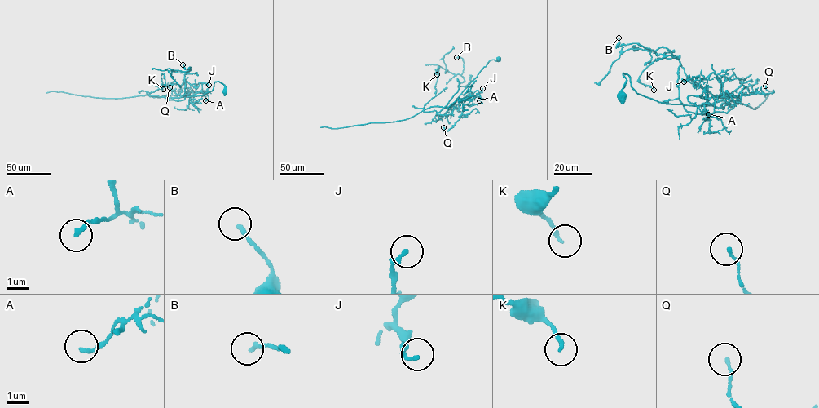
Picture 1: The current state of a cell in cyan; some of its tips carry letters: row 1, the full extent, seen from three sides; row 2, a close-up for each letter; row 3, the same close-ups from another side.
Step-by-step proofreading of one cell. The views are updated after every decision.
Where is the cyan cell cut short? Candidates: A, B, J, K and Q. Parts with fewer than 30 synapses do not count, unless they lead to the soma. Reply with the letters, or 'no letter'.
no letter

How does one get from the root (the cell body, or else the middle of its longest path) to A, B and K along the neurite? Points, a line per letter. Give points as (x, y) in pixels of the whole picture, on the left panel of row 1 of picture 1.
A: (224, 91), (224, 86), (217, 81), (212, 90), (202, 95), (185, 96), (202, 91), (205, 100)
B: (224, 91), (224, 86), (217, 81), (202, 95), (149, 95), (183, 99), (184, 74), (190, 69), (182, 64)
K: (224, 91), (224, 86), (217, 81), (202, 95), (150, 95), (161, 87), (162, 73), (163, 89)

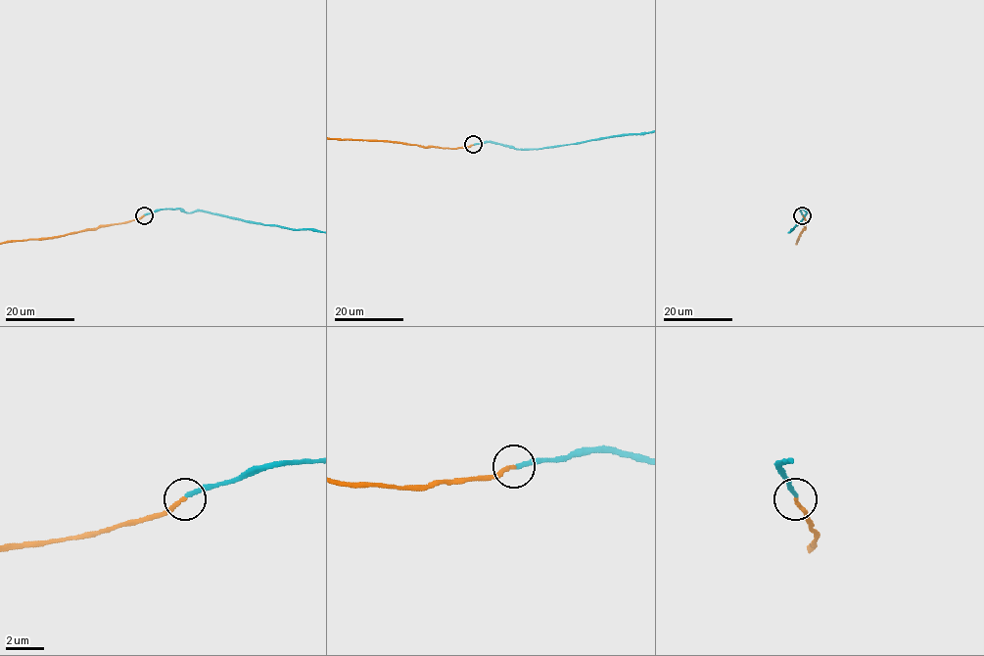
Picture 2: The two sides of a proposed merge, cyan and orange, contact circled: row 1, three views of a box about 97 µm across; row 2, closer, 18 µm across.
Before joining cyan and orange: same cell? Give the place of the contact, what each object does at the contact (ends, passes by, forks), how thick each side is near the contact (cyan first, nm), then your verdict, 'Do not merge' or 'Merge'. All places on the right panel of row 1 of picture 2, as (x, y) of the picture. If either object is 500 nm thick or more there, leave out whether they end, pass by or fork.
Place: (802, 215). At the ring cyan ends. At the ring orange ends. Thickness 240 nm (cyan) against 200 nm. Merge

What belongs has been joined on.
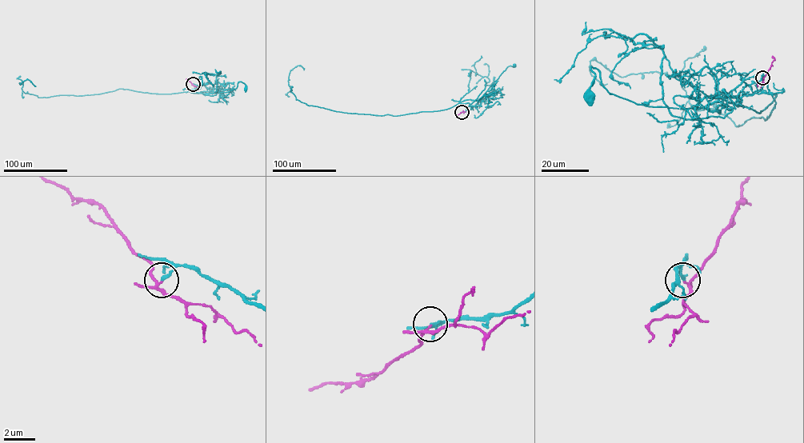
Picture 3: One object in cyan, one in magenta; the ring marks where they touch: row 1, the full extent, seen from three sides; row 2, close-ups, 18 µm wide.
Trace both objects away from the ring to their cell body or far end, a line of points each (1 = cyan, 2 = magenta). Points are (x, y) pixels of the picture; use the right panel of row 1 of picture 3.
1: (762, 77), (746, 85), (741, 76), (722, 101), (705, 106), (654, 106), (611, 94), (592, 67), (588, 95)
2: (762, 77), (774, 59), (772, 55)

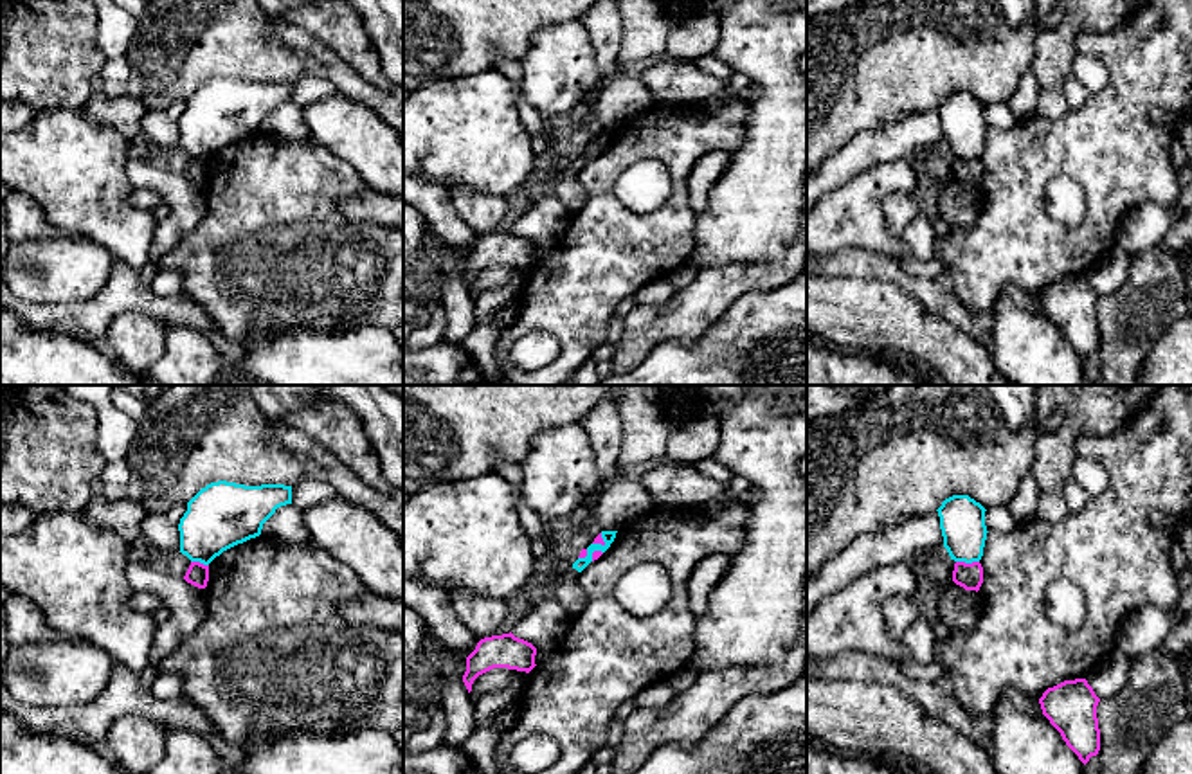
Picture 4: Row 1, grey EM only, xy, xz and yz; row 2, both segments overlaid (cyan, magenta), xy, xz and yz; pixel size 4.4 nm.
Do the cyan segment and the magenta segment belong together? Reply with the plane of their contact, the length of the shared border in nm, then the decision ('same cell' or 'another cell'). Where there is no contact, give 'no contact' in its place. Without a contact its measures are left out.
meets cyan in yz; contact 100 nm long; another cell

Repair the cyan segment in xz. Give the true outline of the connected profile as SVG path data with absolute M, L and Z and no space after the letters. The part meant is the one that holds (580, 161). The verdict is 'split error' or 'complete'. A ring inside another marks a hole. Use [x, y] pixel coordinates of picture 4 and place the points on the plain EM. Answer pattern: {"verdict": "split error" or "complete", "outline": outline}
{"verdict": "complete", "outline": "M601 128L601 135L603 135L603 142L601 140L591 140L589 144L587 144L587 153L585 155L578 155L574 160L573 160L573 166L576 166L578 169L582 169L591 158L592 158L592 149L594 148L601 148L601 149L605 149L609 144L610 144L610 140L614 139L614 135L616 135L616 130L618 128Z"}

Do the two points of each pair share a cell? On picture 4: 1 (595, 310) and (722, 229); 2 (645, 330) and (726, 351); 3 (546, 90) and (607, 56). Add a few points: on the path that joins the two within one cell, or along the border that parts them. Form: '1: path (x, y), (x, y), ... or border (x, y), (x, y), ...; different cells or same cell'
1: border (697, 215), (694, 252), (686, 263); different cells
2: border (722, 314), (694, 341), (661, 341), (650, 353); different cells
3: border (582, 24), (600, 74), (600, 85); different cells

